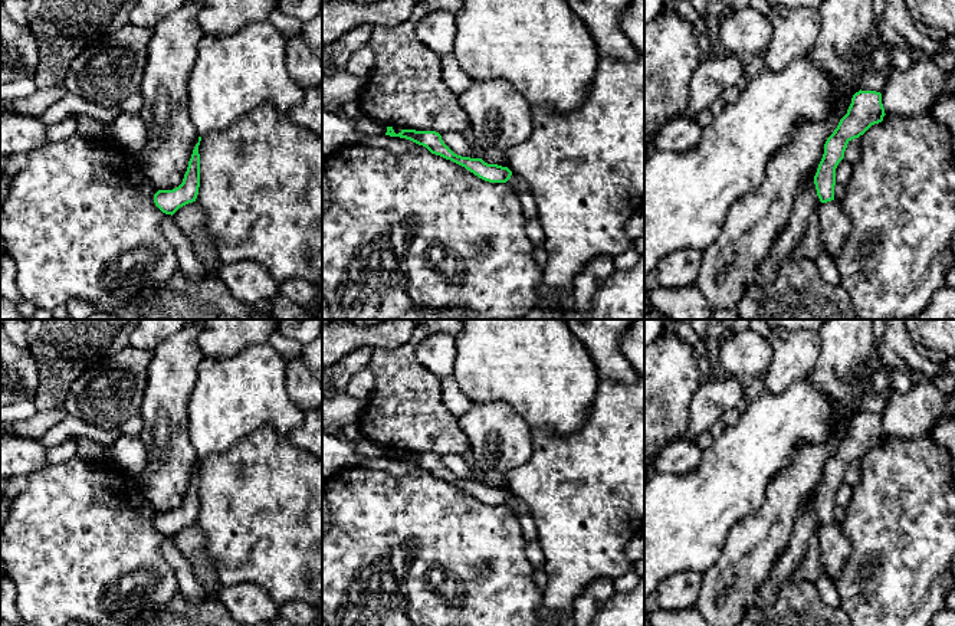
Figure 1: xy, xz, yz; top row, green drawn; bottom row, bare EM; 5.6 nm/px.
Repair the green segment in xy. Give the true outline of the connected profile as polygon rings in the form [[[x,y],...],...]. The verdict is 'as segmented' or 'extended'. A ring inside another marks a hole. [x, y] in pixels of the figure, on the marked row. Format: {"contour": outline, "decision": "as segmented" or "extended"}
{"contour": [[[201,137],[196,144],[183,183],[173,190],[158,190],[154,194],[155,206],[165,214],[174,214],[180,207],[196,201],[200,187],[200,145]]], "decision": "as segmented"}

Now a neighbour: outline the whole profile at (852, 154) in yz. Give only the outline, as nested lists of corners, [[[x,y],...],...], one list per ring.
[[[854,138],[849,141],[847,148],[844,151],[844,158],[851,164],[857,164],[860,160],[860,140]]]

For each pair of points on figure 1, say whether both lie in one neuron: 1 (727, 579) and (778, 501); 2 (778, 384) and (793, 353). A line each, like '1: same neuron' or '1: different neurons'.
1: same neuron
2: same neuron

